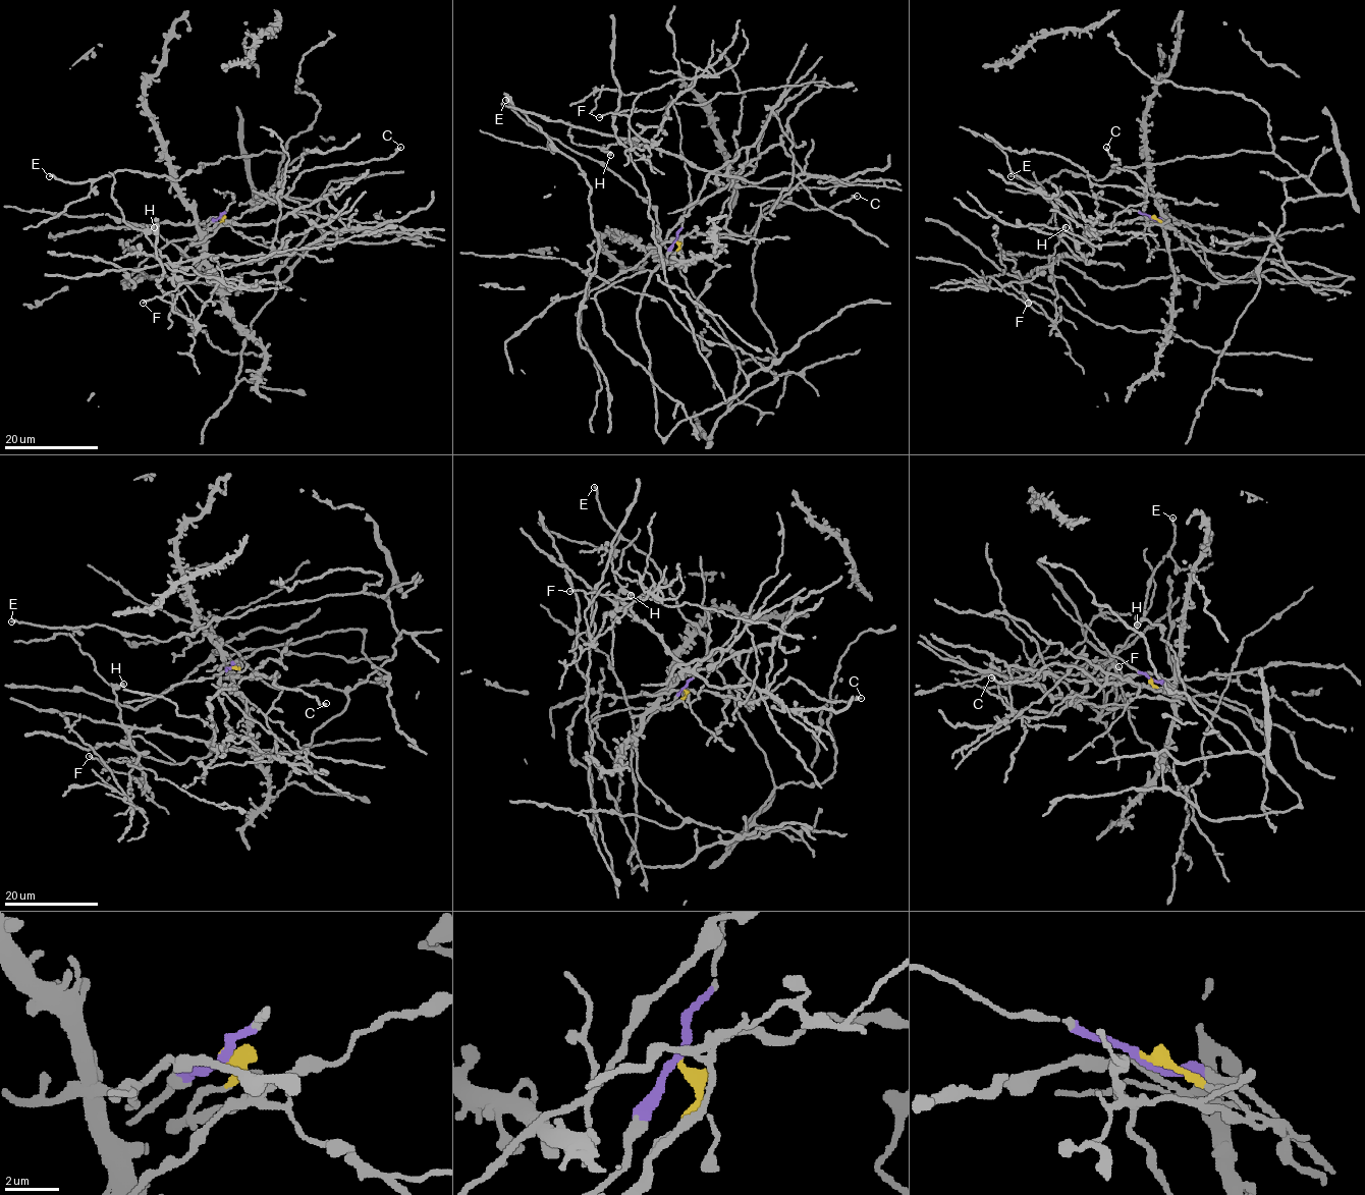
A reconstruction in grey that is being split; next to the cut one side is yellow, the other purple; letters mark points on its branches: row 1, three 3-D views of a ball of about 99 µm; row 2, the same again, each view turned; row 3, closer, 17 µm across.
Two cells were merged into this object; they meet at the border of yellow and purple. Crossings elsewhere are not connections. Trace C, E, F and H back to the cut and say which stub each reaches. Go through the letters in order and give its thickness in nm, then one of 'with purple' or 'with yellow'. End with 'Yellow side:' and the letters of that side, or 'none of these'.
C: 220 nm thick; with yellow
E: 240 nm thick; with purple
F: 140 nm thick; with yellow
H: 380 nm thick; with yellow
Yellow side: C, F, H

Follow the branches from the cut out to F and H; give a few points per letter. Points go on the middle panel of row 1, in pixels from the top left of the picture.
F: (676, 239), (671, 255), (753, 236), (800, 179), (701, 170), (599, 117)
H: (676, 239), (671, 255), (685, 236), (753, 236), (760, 208), (800, 179), (744, 180), (622, 139), (610, 155)

